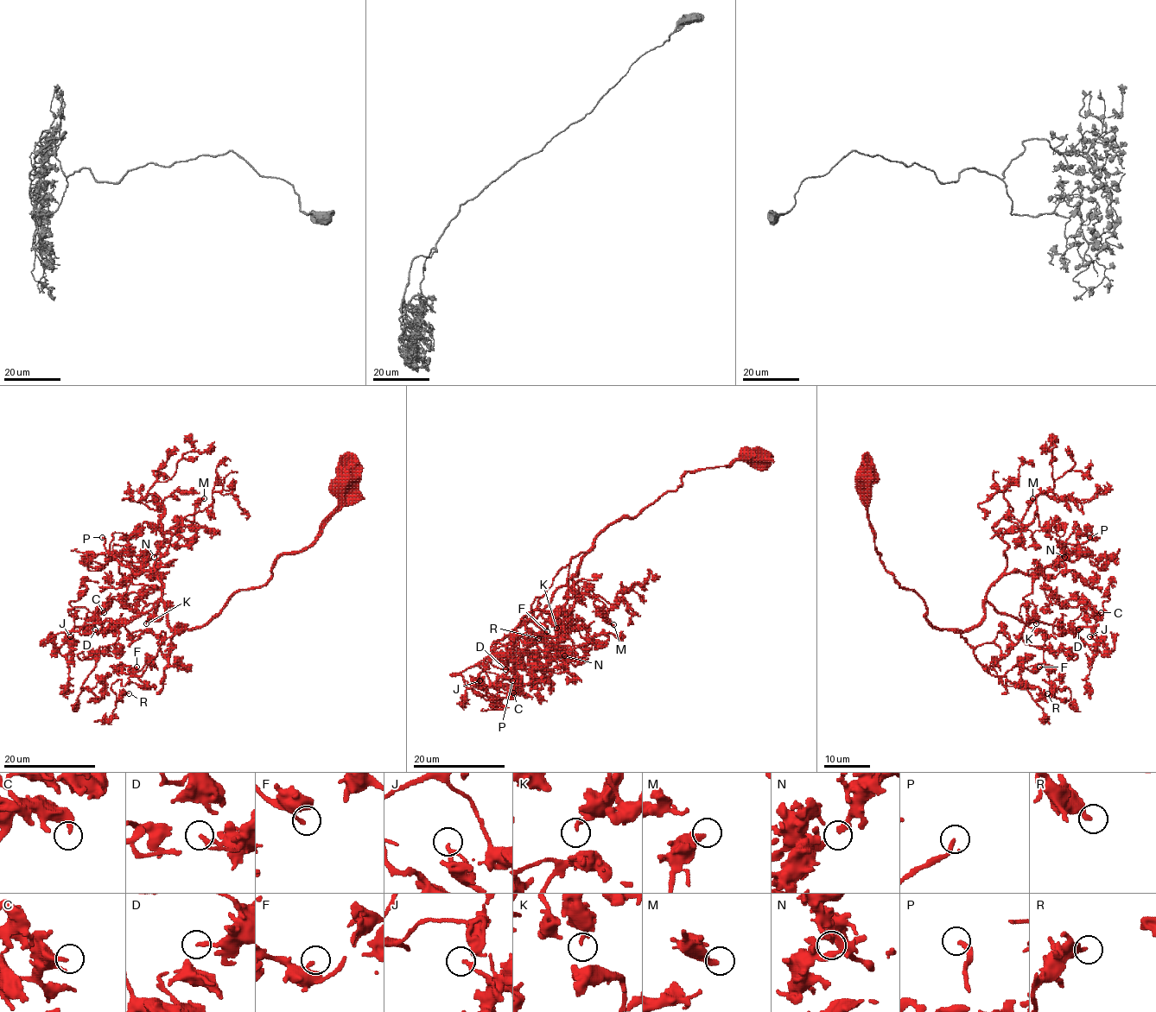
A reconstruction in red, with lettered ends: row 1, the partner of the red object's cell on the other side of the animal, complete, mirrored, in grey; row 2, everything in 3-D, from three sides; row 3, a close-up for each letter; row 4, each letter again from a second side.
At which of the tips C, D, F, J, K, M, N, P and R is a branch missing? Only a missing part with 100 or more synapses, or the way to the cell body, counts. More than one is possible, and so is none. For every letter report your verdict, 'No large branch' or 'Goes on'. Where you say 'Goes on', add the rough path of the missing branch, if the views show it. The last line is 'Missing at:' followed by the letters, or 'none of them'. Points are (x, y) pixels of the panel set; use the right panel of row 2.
C: No large branch
D: No large branch
F: No large branch
J: No large branch
K: No large branch
M: No large branch
N: No large branch
P: Goes on. Course of what is missing: (1089, 537), (1106, 540), (1107, 533), (1120, 514), (1118, 500), (1121, 496), (1128, 502), (1135, 491)
R: No large branch
Missing at: P

